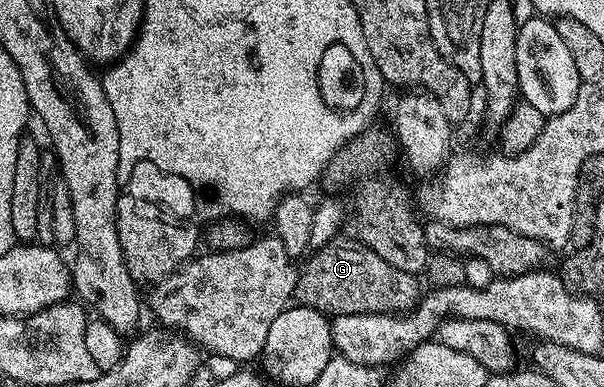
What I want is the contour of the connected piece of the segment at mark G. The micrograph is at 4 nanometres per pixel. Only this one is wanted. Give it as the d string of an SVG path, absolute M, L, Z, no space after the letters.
M353 238L342 239L331 240L317 249L315 256L305 261L306 265L301 265L294 287L294 296L301 307L315 308L333 318L340 314L401 314L418 303L424 288L418 285L419 277L415 273L388 266L384 258Z

